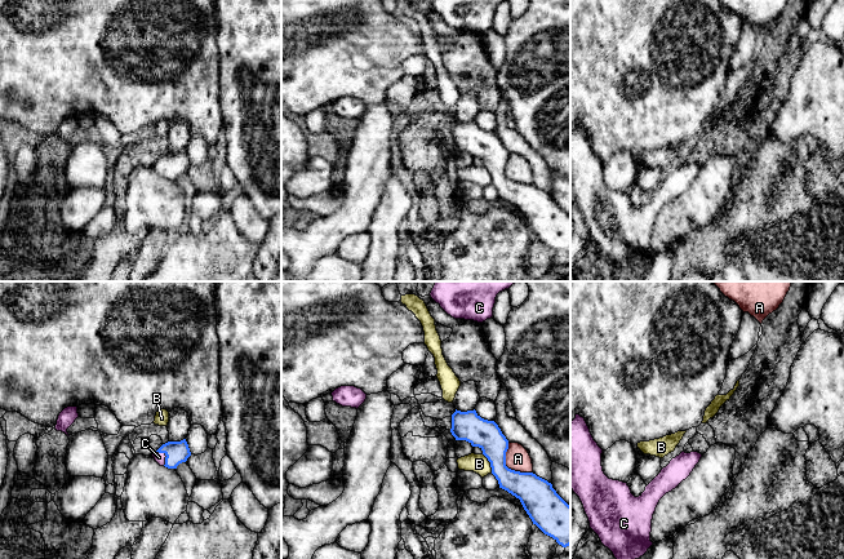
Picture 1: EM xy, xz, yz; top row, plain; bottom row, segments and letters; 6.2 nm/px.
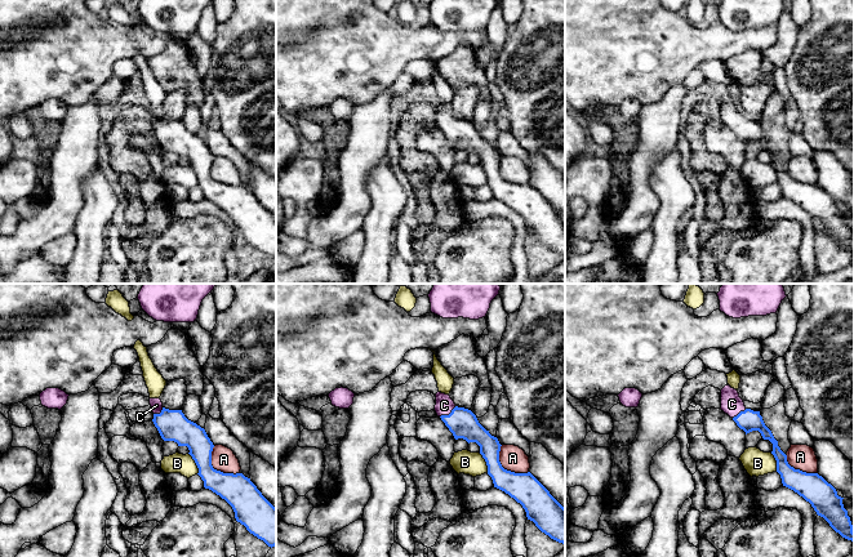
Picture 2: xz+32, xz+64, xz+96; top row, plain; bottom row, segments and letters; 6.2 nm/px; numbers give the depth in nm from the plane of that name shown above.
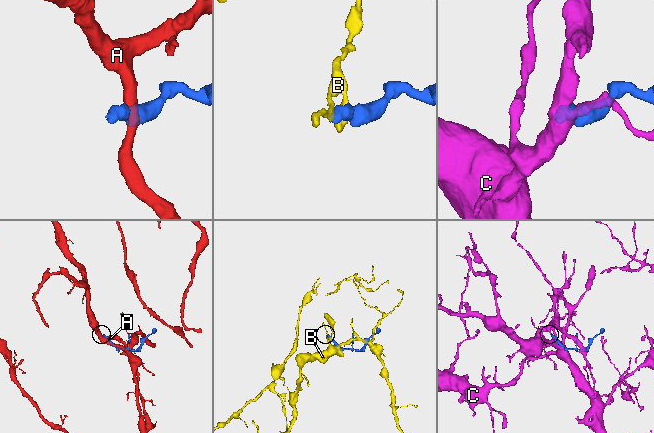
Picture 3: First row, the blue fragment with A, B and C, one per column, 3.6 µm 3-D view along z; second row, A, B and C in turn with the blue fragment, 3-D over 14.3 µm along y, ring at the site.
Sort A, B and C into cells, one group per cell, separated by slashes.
A / B / C

